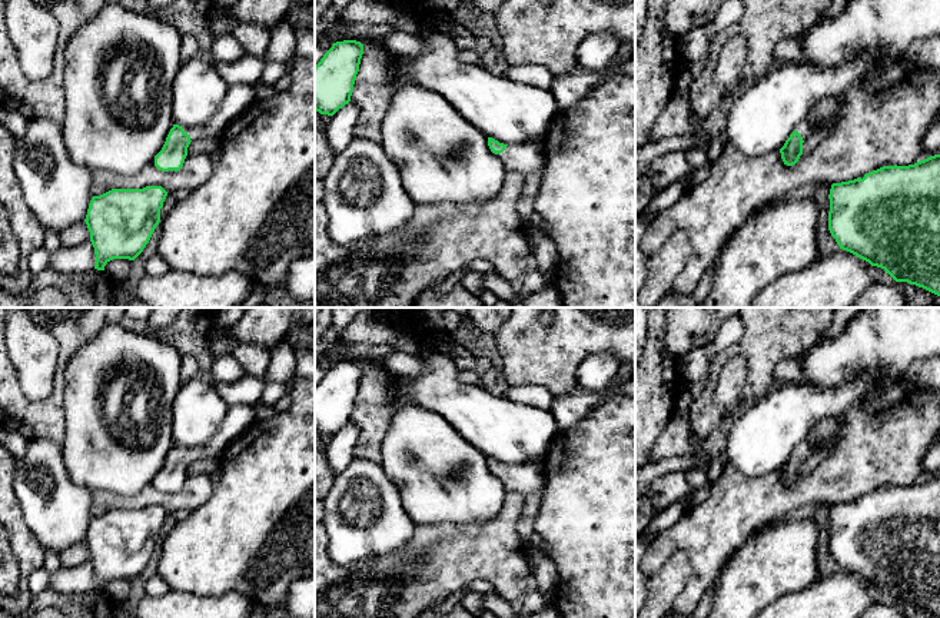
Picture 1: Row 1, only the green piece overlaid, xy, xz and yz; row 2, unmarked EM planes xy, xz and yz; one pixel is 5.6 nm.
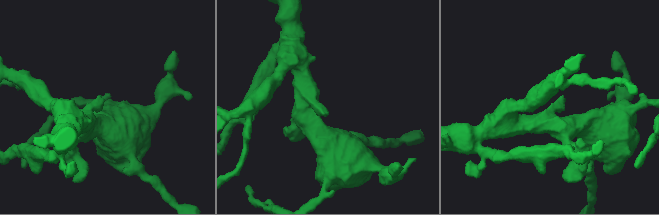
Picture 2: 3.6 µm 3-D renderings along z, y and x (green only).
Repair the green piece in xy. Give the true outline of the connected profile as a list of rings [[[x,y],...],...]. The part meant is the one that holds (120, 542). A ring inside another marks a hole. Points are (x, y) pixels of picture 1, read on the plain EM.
[[[146,506],[92,518],[84,542],[94,568],[94,589],[104,591],[113,579],[134,581],[143,572],[160,542],[166,516],[162,506]]]

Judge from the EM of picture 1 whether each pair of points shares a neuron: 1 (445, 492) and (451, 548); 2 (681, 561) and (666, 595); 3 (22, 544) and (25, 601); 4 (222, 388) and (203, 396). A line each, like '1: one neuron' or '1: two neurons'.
1: two neurons
2: one neuron
3: one neuron
4: two neurons

